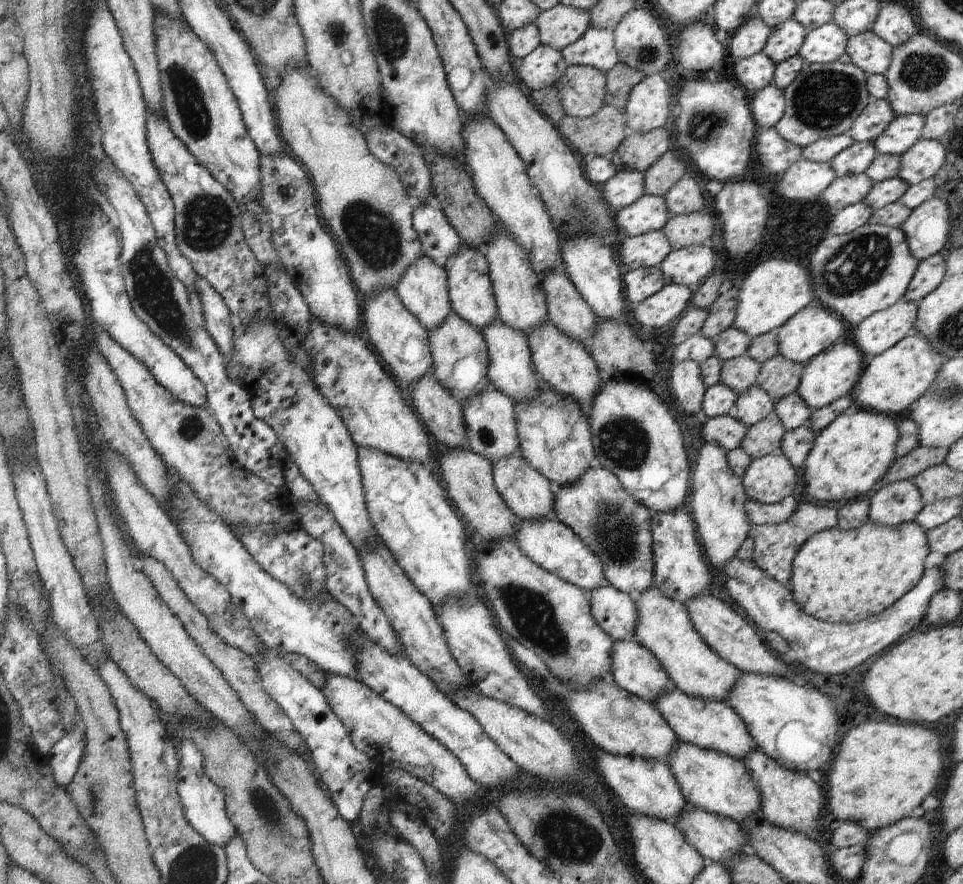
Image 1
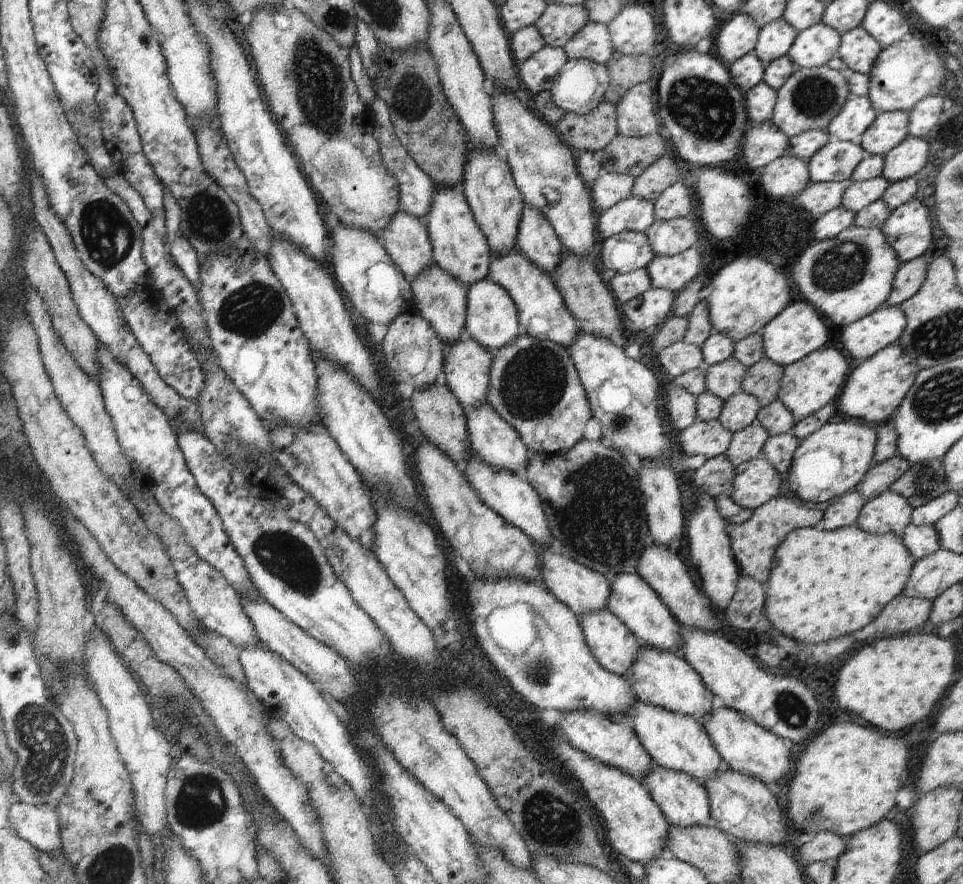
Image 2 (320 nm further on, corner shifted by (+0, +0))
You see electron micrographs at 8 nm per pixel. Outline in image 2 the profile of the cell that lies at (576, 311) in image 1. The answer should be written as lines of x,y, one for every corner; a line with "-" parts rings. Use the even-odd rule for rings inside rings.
526,204
523,206
515,244
533,265
553,276
564,248
541,210

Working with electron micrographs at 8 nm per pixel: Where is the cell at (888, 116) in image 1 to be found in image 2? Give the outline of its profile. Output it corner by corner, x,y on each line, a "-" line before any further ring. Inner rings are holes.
850,96
829,122
826,132
832,139
859,145
862,133
874,122
878,113
868,97

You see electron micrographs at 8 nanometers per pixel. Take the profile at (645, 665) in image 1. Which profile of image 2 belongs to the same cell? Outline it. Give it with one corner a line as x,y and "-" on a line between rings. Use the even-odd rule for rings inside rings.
608,608
584,613
580,618
585,641
596,662
604,670
624,676
630,665
634,664
634,659
642,645
640,639

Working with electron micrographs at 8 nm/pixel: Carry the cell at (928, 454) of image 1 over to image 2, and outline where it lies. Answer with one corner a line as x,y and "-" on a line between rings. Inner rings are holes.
893,456
881,463
873,463
855,491
866,501
889,490
890,485
902,476
911,464
904,458

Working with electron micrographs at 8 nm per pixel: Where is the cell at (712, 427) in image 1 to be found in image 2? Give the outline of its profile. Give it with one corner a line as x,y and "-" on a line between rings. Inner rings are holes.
719,419
697,420
692,426
680,431
680,446
686,457
702,454
706,459
724,455
733,433
726,430

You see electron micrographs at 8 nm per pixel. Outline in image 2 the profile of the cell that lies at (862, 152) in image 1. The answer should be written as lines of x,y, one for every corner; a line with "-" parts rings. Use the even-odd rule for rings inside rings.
834,138
808,159
810,180
812,183
848,180
868,155
860,145

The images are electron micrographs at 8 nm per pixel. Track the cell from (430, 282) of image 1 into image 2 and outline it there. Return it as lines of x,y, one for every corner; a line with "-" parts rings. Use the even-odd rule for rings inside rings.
402,207
380,232
379,239
408,280
434,265
433,248
423,220

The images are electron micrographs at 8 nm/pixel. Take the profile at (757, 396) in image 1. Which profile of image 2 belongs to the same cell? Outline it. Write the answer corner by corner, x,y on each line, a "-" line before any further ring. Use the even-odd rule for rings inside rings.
740,390
725,400
718,419
726,430
735,433
756,421
760,409
754,396

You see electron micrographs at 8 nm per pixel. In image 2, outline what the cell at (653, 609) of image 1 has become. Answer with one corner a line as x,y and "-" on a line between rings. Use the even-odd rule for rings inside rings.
618,573
611,582
610,596
606,603
610,609
632,632
641,643
655,649
680,653
681,624
674,618
662,599
650,588
650,585
636,573

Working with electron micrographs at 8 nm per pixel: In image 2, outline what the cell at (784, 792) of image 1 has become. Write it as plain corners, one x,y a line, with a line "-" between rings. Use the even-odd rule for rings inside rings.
717,704
707,714
703,724
714,748
727,762
730,769
752,775
765,785
775,782
780,784
780,787
791,776
794,766
792,766
792,758
790,758
789,743
752,722
745,714

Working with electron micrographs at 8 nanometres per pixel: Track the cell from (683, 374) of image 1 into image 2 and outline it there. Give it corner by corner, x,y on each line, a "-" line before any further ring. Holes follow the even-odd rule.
670,384
666,400
668,400
668,418
676,430
683,431
698,420
697,396
682,387

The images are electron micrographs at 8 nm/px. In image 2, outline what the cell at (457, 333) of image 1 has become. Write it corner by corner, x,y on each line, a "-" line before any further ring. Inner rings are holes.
430,265
423,273
418,273
409,280
413,292
413,304
423,316
444,344
456,342
467,336
465,320
467,315
467,290
457,278
442,270
438,265

